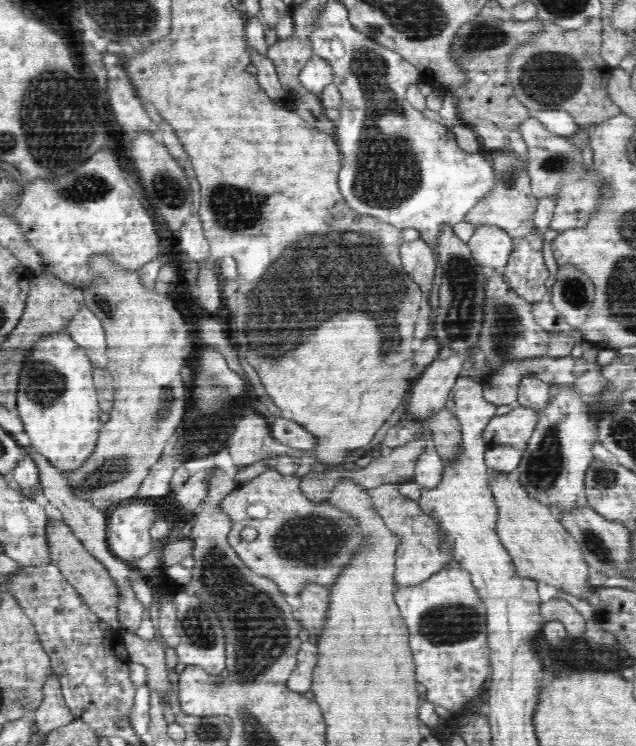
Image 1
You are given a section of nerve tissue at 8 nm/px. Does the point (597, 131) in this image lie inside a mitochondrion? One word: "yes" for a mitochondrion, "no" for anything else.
no

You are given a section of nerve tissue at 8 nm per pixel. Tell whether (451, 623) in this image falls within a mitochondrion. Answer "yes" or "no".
yes

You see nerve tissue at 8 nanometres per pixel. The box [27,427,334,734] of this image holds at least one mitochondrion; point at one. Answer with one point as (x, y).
(256, 622)

